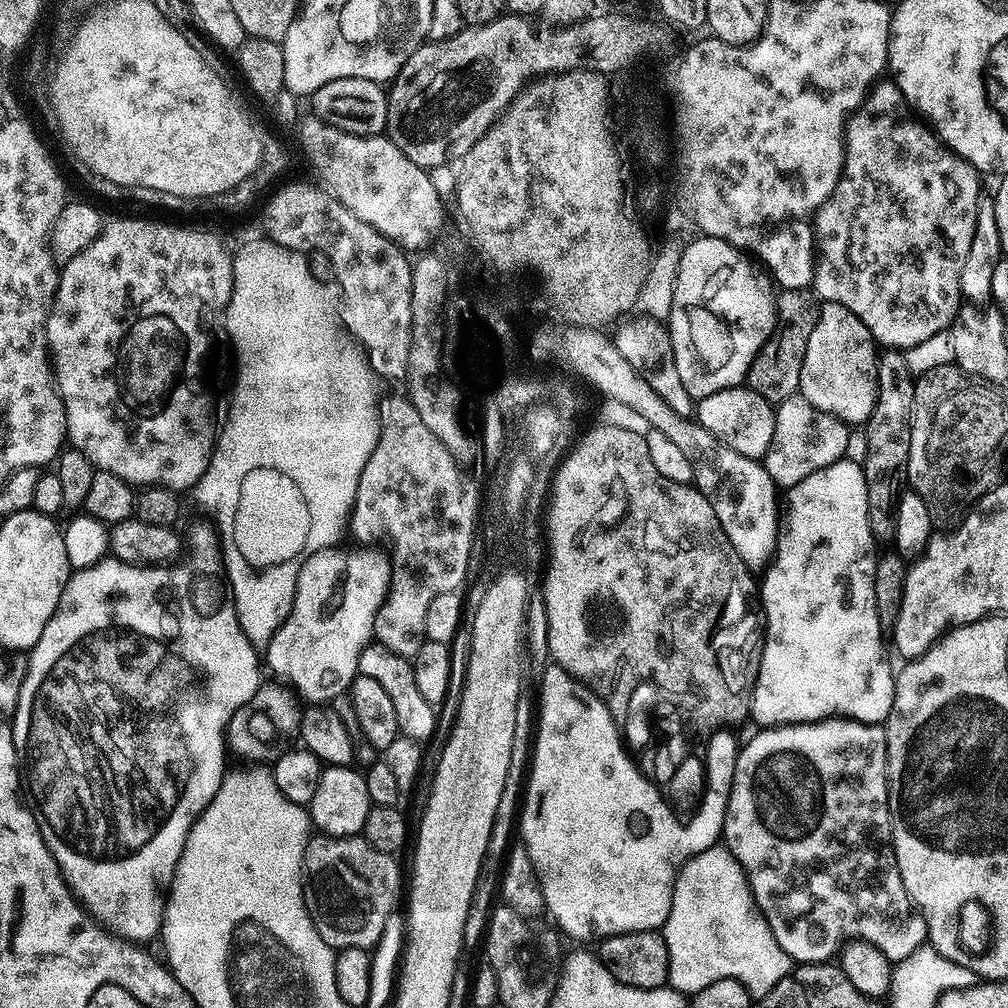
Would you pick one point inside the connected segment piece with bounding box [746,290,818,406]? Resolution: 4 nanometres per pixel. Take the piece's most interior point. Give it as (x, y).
(776, 375)

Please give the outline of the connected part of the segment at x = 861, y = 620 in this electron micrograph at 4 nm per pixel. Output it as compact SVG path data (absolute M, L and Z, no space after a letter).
M842 459L834 462L830 466L826 466L822 470L818 470L814 474L810 474L810 478L802 478L802 482L798 482L793 488L787 489L786 496L788 496L788 508L786 504L786 515L782 520L782 550L777 551L772 563L763 573L764 581L759 581L758 584L758 600L764 603L764 612L762 611L762 619L764 622L764 634L762 637L762 647L759 649L758 655L760 658L760 665L758 666L758 674L756 675L756 685L752 688L752 706L750 709L751 719L757 720L760 723L761 729L778 728L782 724L812 724L815 720L831 720L836 717L847 718L850 720L857 720L863 724L879 724L883 725L888 719L888 715L892 713L892 703L896 697L896 678L894 675L894 668L884 661L884 640L882 629L880 627L880 619L878 618L878 610L874 602L874 574L876 573L876 565L878 563L877 545L874 543L872 535L870 534L870 526L868 525L868 511L866 510L866 478L864 477L864 469L861 465L854 463L848 459Z

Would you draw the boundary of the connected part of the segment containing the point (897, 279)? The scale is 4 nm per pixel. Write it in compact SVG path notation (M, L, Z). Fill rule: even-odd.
M884 78L872 84L862 104L863 106L856 108L849 115L844 125L844 167L840 171L840 180L827 200L814 213L814 248L818 255L814 260L811 287L816 288L821 301L846 306L850 314L858 314L858 318L862 318L862 326L870 330L877 345L888 350L907 350L918 346L918 342L926 342L926 338L931 338L933 334L951 328L952 320L962 307L960 279L966 254L970 250L970 241L974 238L978 206L982 199L980 193L982 176L974 165L962 159L957 152L951 152L927 123L919 119L904 120L904 95L891 79Z

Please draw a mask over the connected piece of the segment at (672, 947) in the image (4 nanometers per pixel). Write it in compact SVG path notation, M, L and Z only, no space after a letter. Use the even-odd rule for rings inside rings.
M713 846L702 850L697 856L691 856L680 867L680 871L676 873L676 884L672 887L672 905L670 906L668 920L663 926L662 935L668 947L668 957L670 958L668 984L677 990L689 990L688 988L699 990L710 986L715 980L736 980L738 983L743 984L749 996L759 998L765 996L790 971L788 955L782 950L782 946L778 946L778 942L774 938L766 918L761 914L760 909L756 906L755 898L752 897L752 888L748 884L748 877L745 876L742 866L734 858L734 854L727 846ZM684 940L688 940L688 948L680 948L680 944L684 944Z

